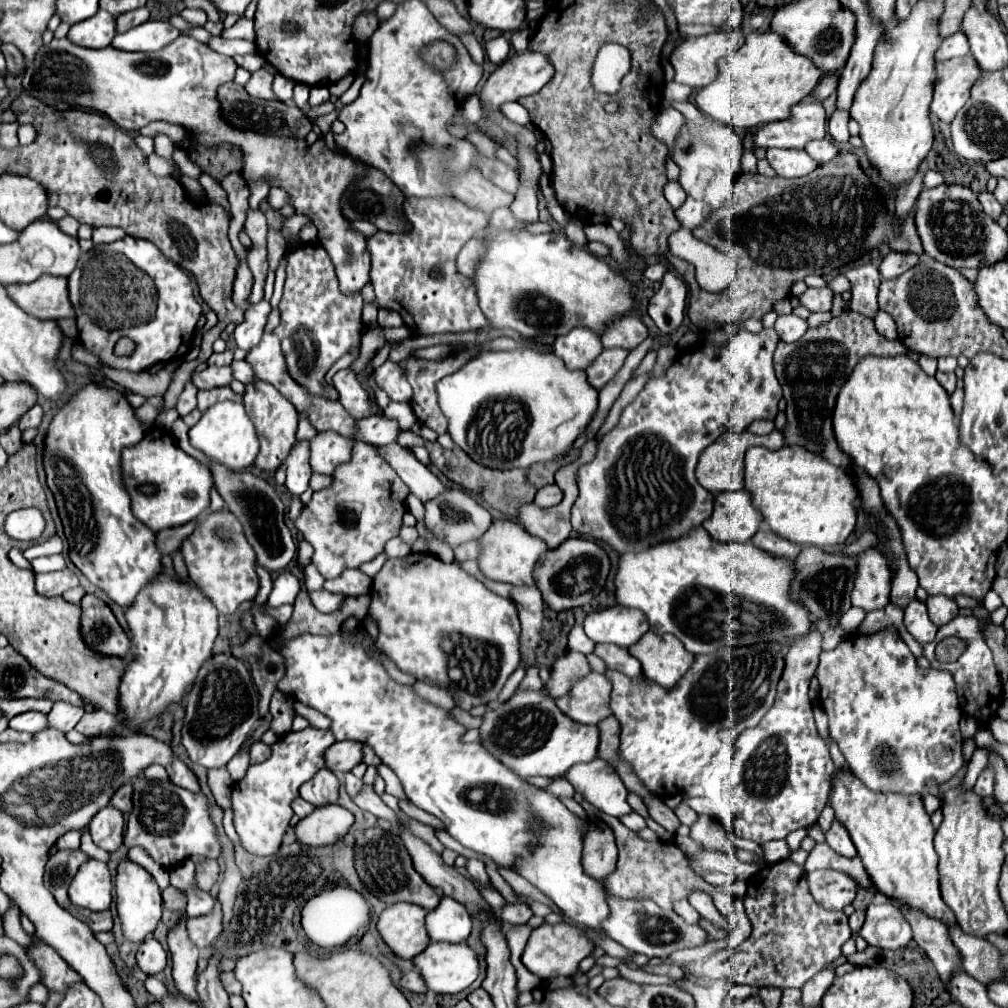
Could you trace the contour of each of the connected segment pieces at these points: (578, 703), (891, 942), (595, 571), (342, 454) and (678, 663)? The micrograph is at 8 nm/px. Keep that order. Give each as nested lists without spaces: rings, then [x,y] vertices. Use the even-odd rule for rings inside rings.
[[[592,672],[588,678],[576,682],[566,696],[556,700],[556,704],[566,716],[580,724],[598,724],[612,714],[610,692],[610,680],[604,674]]]
[[[876,900],[866,910],[866,920],[858,930],[870,946],[884,950],[902,950],[912,940],[912,930],[898,906],[888,900]]]
[[[568,538],[558,548],[542,554],[540,564],[534,568],[534,582],[542,592],[542,600],[552,610],[560,612],[588,604],[592,594],[604,586],[608,570],[610,558],[596,542],[586,538]]]
[[[318,432],[310,440],[310,466],[314,472],[332,474],[338,464],[348,462],[354,442],[336,432]]]
[[[648,632],[640,642],[632,644],[628,652],[640,660],[644,676],[664,688],[672,688],[694,662],[694,654],[690,654],[672,634],[660,636]]]

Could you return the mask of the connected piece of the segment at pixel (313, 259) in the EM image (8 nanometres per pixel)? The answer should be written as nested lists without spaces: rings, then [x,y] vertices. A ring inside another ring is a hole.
[[[300,242],[286,254],[286,284],[280,300],[280,324],[274,334],[282,342],[282,352],[288,370],[296,382],[306,386],[312,394],[338,398],[334,388],[324,386],[326,372],[354,348],[360,348],[362,338],[362,294],[344,294],[338,288],[334,264],[324,246],[314,242]]]

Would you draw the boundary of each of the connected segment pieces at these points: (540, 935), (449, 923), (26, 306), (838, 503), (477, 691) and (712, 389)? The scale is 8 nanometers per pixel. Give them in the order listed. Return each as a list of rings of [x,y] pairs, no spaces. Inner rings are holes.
[[[566,922],[560,924],[542,924],[540,928],[534,928],[530,934],[530,940],[526,944],[526,950],[522,954],[522,964],[536,974],[542,980],[550,980],[556,976],[574,976],[578,972],[578,964],[594,952],[592,940],[576,926],[570,926]]]
[[[442,896],[440,904],[426,914],[426,932],[432,942],[464,942],[472,930],[472,920],[464,904]]]
[[[44,274],[32,284],[10,284],[8,296],[28,314],[44,320],[74,318],[68,300],[68,282],[60,276]]]
[[[752,446],[744,458],[744,488],[752,496],[752,504],[768,522],[770,530],[794,544],[810,544],[810,546],[838,546],[852,534],[856,524],[856,498],[858,490],[854,482],[824,458],[816,458],[816,454],[798,448],[798,446],[782,446],[772,452],[766,448]]]
[[[414,552],[402,558],[390,558],[372,578],[370,596],[372,602],[368,614],[378,626],[376,648],[384,652],[402,672],[412,674],[416,680],[446,688],[456,706],[462,710],[472,710],[474,706],[494,702],[508,676],[520,664],[520,620],[516,604],[490,592],[478,578],[464,572],[458,562],[444,564],[434,554]],[[450,656],[456,656],[458,666],[462,668],[462,678],[458,682],[452,682],[448,674]]]
[[[740,330],[726,348],[706,344],[700,350],[684,352],[668,368],[664,378],[648,380],[636,400],[622,410],[618,424],[598,440],[596,458],[580,468],[580,494],[572,506],[572,528],[610,544],[622,554],[642,552],[644,548],[662,540],[680,538],[694,526],[700,526],[712,514],[714,494],[696,482],[694,468],[698,456],[726,430],[742,432],[754,420],[776,418],[782,388],[774,376],[772,354],[778,340],[774,330],[762,330],[760,334]]]

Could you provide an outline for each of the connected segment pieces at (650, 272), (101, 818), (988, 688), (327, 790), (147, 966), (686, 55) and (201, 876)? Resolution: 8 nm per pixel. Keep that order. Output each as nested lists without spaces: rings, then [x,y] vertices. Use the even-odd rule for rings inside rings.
[[[652,264],[652,266],[648,266],[646,270],[644,270],[644,276],[648,278],[648,280],[652,280],[652,282],[660,282],[662,280],[662,276],[666,274],[666,266],[664,264]]]
[[[106,806],[100,810],[92,822],[90,822],[90,832],[94,844],[100,848],[112,852],[122,846],[122,834],[124,834],[124,814],[116,810],[114,806]]]
[[[956,616],[952,622],[948,622],[948,626],[942,626],[936,634],[936,638],[928,644],[922,646],[922,652],[924,656],[928,658],[930,666],[936,668],[936,670],[948,670],[952,676],[954,676],[954,682],[956,682],[956,692],[958,692],[958,698],[960,698],[960,706],[966,714],[974,716],[980,724],[988,724],[990,716],[998,710],[998,704],[1000,704],[1000,694],[1002,694],[1002,682],[998,678],[998,672],[994,668],[994,662],[992,662],[992,652],[990,648],[986,646],[986,640],[984,640],[984,630],[986,622],[976,618],[976,616]],[[948,636],[958,636],[960,640],[966,642],[966,650],[962,652],[962,656],[954,662],[954,664],[940,664],[934,656],[934,648],[936,644],[942,640],[942,638],[948,638]]]
[[[322,768],[310,782],[304,782],[300,786],[300,796],[314,806],[336,804],[338,788],[340,788],[338,778],[330,770]]]
[[[148,936],[140,944],[136,960],[138,960],[138,966],[144,974],[158,974],[166,966],[166,952],[164,952],[164,948],[160,946],[160,942],[156,938]]]
[[[714,32],[678,44],[670,54],[674,80],[692,88],[708,86],[716,80],[718,60],[736,52],[742,44],[742,32]]]
[[[206,858],[206,860],[198,862],[198,866],[196,866],[196,884],[198,884],[202,890],[210,892],[210,888],[212,888],[214,882],[218,880],[218,874],[220,874],[218,862]]]

